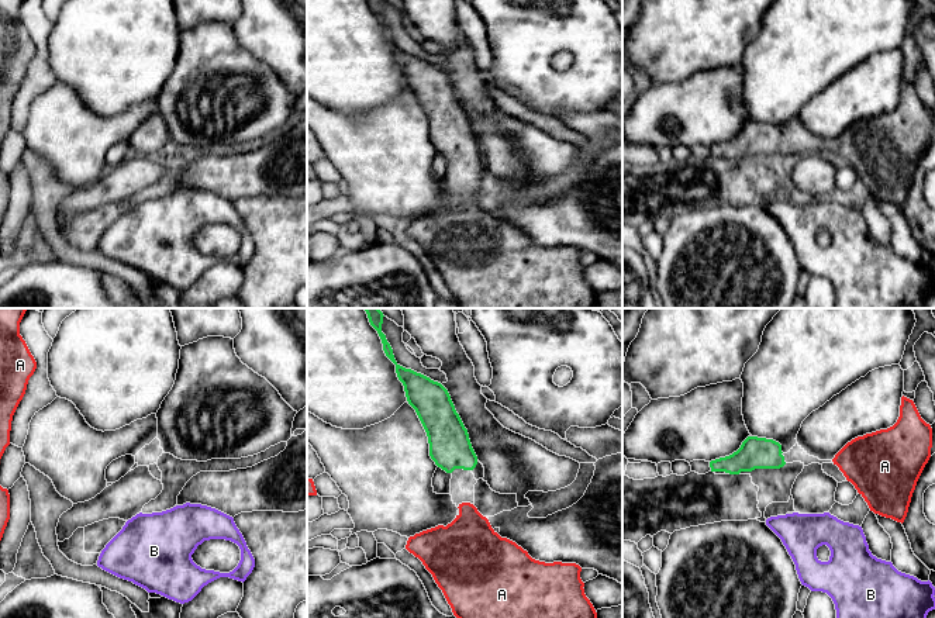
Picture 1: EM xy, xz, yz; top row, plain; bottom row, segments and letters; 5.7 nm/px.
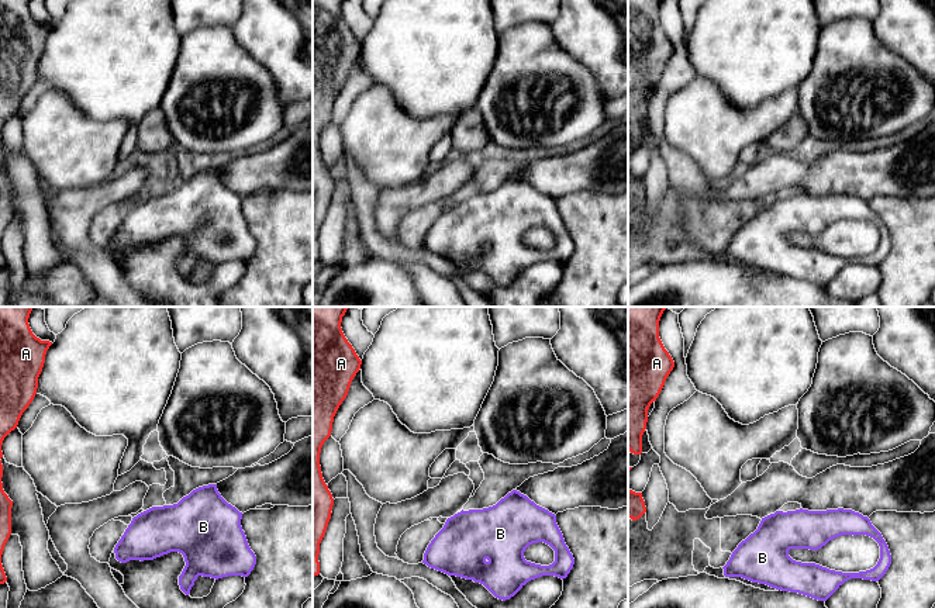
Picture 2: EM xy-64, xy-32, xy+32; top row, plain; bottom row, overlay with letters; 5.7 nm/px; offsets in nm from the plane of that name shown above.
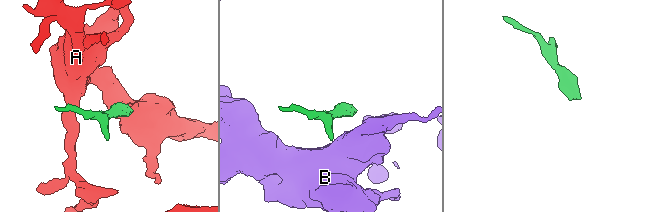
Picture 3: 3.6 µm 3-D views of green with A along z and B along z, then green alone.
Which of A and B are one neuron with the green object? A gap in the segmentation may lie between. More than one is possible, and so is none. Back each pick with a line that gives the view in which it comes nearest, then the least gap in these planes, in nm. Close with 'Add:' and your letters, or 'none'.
A: nearest in xz; 190 nm apart
Add: A

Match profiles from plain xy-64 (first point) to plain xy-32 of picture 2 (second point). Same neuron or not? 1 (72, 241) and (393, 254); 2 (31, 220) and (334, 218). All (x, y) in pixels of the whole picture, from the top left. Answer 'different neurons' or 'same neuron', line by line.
1: different neurons
2: different neurons

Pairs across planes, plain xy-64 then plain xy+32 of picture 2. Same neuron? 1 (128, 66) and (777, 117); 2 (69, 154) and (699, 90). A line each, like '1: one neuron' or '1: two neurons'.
1: two neurons
2: one neuron

